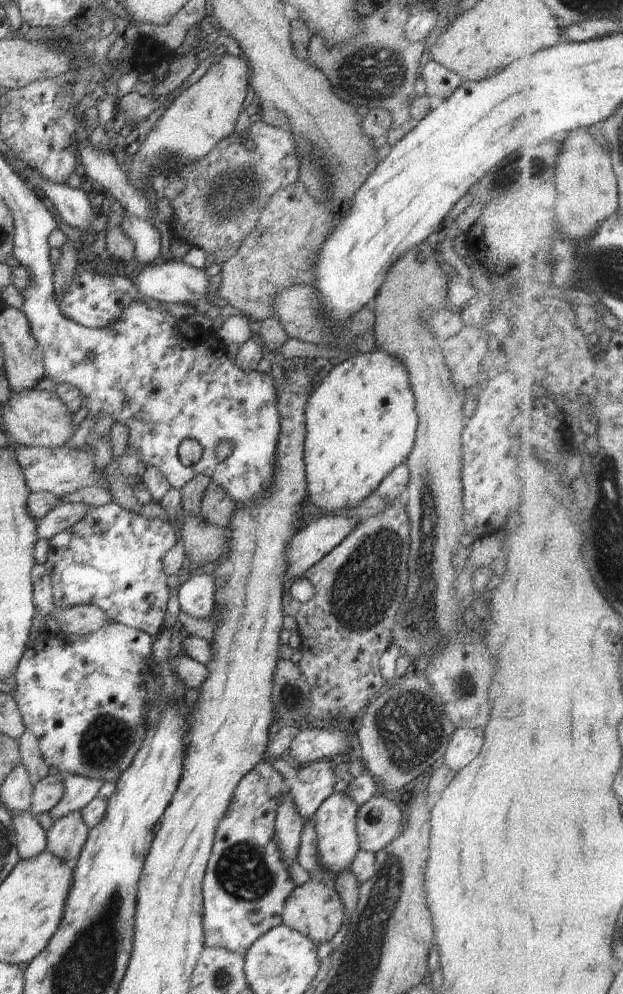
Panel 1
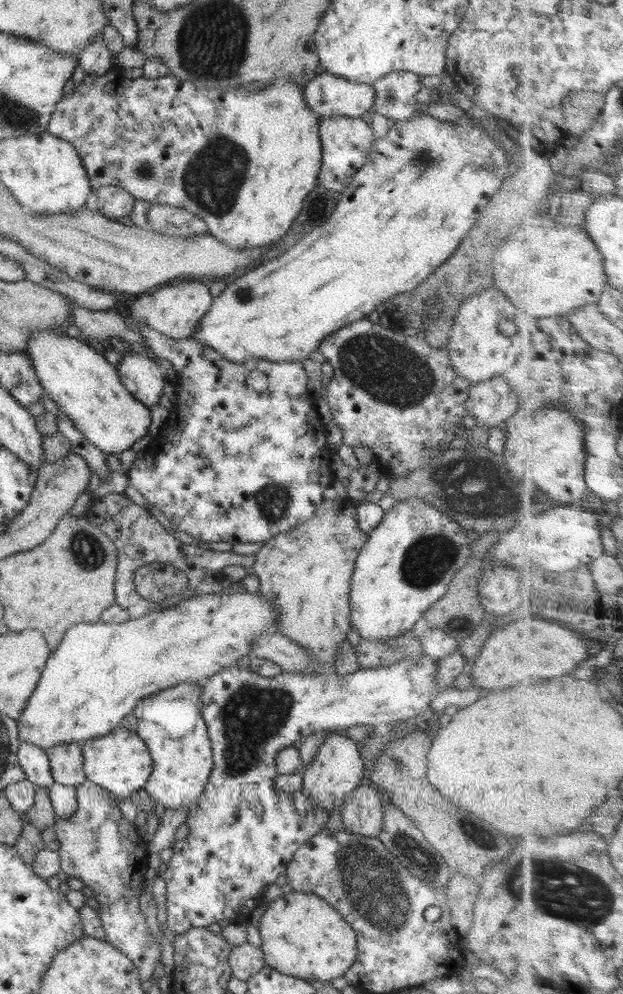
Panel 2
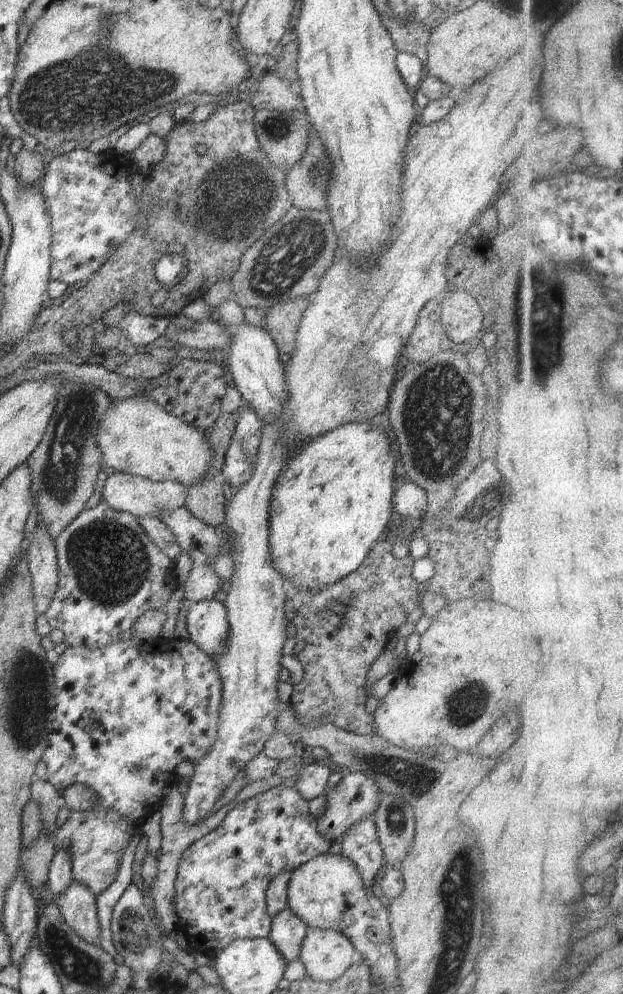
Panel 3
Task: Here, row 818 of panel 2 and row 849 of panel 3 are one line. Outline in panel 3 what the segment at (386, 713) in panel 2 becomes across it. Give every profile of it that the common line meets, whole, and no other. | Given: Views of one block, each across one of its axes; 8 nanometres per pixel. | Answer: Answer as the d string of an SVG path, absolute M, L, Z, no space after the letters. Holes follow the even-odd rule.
M273 787L237 804L220 825L194 841L179 857L175 880L175 911L180 922L196 928L204 952L216 952L236 939L268 939L271 916L267 911L265 892L270 881L282 871L296 867L328 853L331 842L317 829L318 820L309 813L309 801L294 787Z

